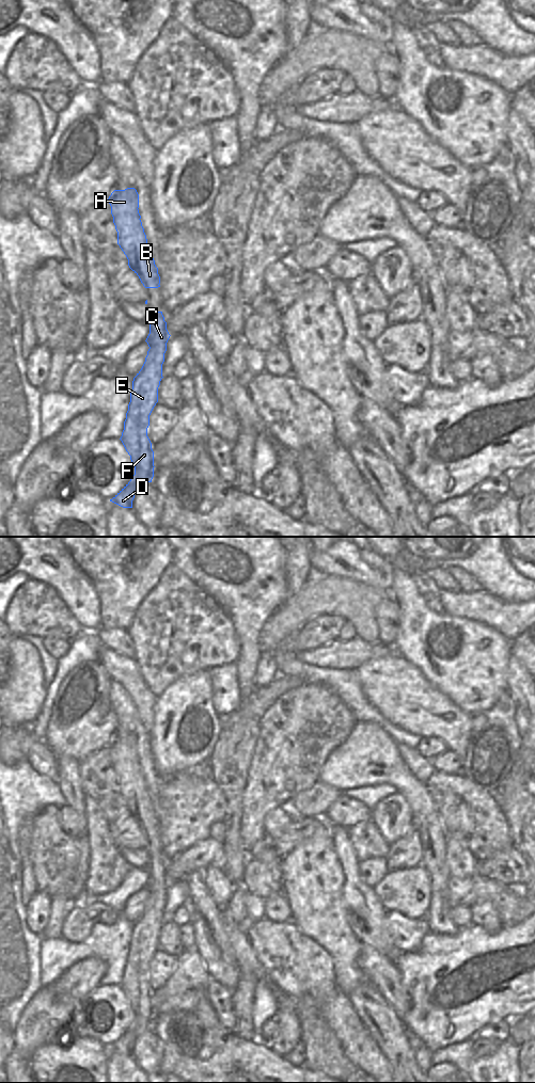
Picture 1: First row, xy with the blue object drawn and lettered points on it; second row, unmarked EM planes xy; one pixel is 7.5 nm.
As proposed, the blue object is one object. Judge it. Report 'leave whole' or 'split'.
leave whole

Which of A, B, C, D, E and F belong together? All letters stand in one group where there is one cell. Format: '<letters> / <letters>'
A B C D E F

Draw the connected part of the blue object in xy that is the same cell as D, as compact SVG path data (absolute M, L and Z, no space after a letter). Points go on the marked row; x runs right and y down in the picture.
M162 312L150 313L150 347L141 370L132 381L130 402L124 421L121 441L130 456L135 475L110 501L132 508L135 494L154 477L154 451L147 436L150 415L158 402L158 387L162 377L162 364L170 334Z

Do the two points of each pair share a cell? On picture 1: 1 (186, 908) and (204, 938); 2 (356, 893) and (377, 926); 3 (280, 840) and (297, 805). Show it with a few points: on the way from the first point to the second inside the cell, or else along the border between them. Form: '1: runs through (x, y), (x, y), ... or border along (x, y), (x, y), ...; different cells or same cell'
1: border along (193, 919), (191, 923); different cells
2: runs through (360, 902), (364, 913), (368, 918); same cell
3: border along (323, 816), (297, 817); different cells

